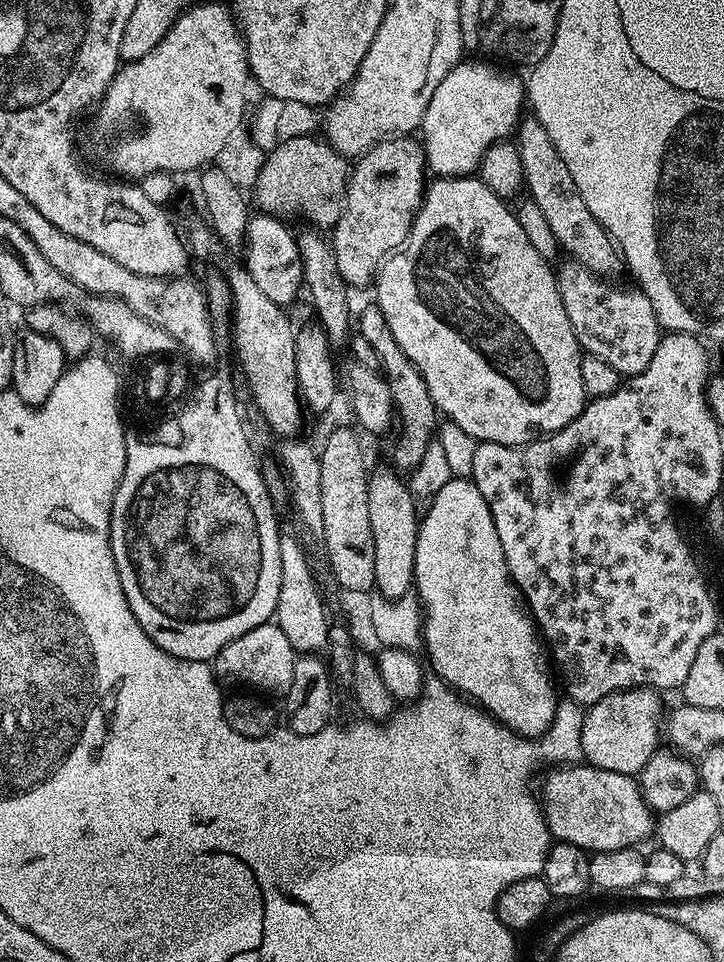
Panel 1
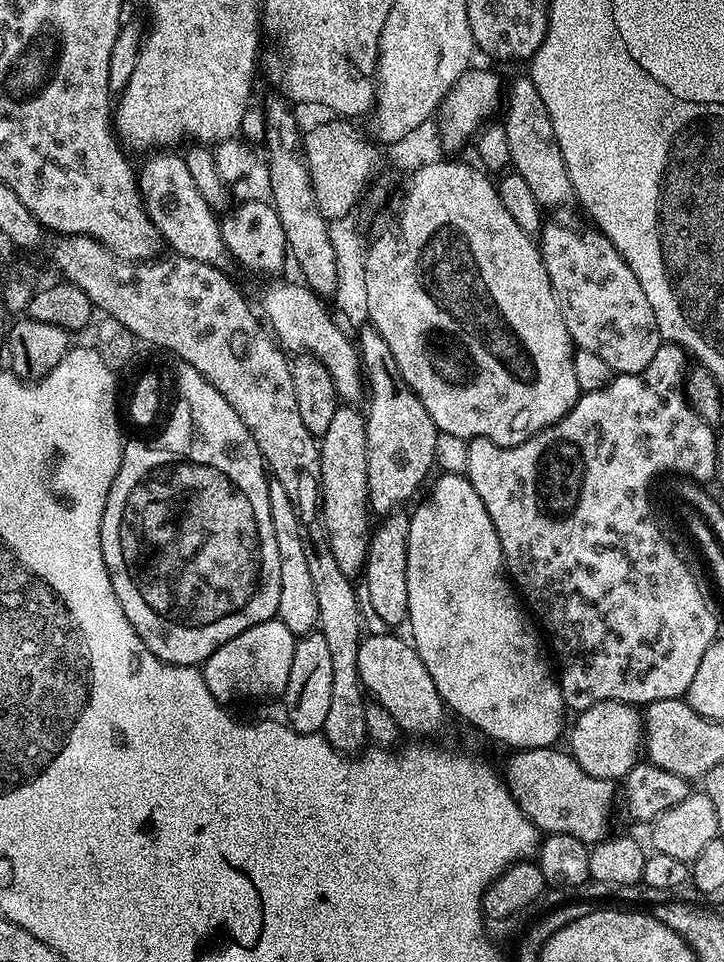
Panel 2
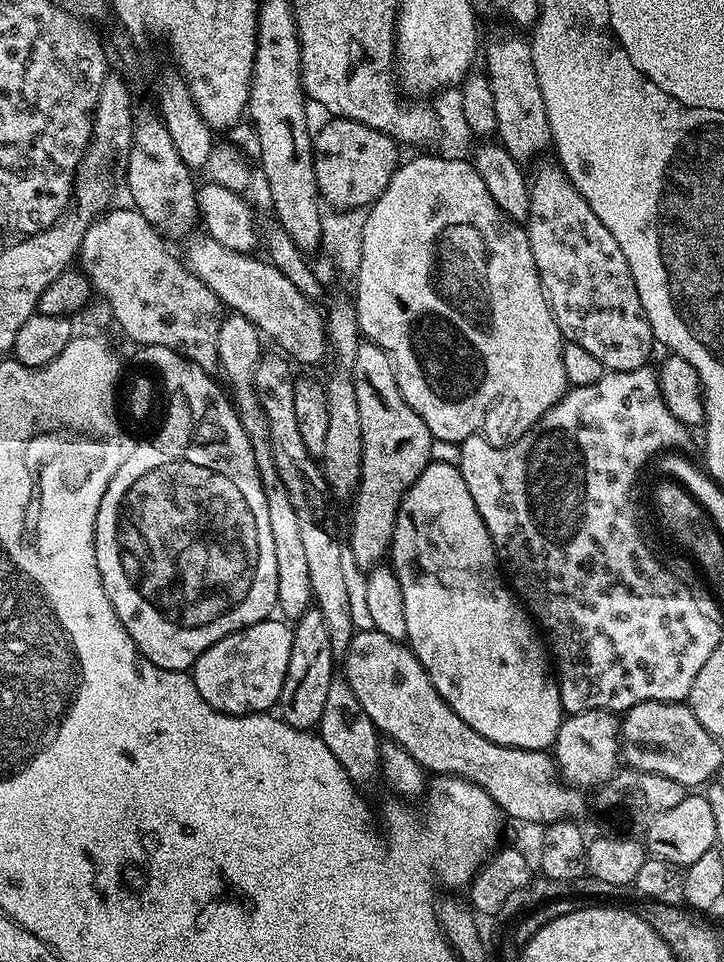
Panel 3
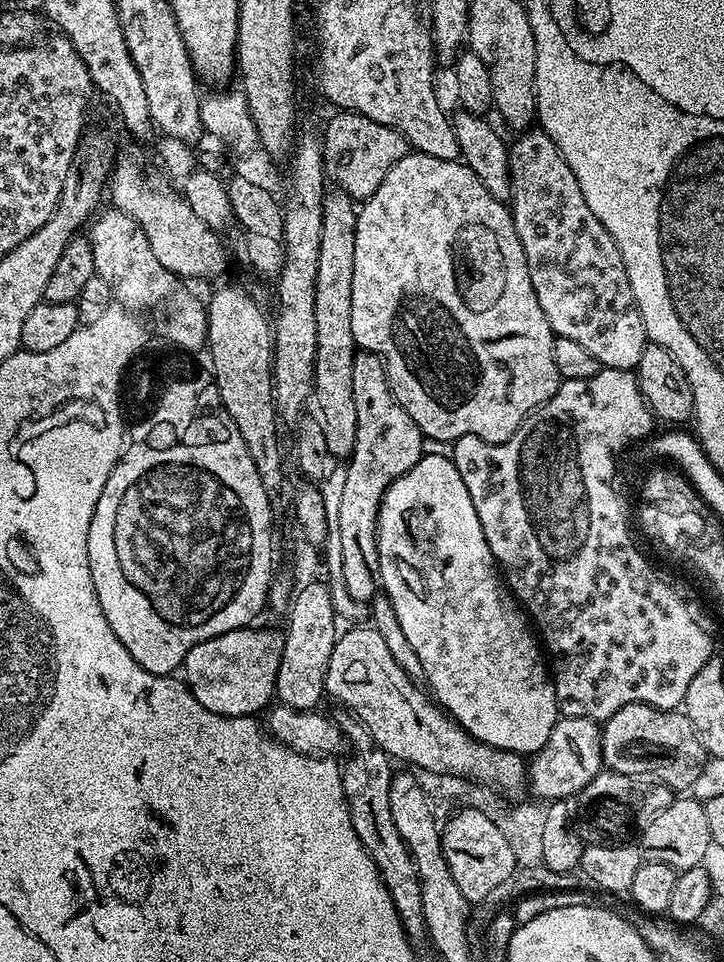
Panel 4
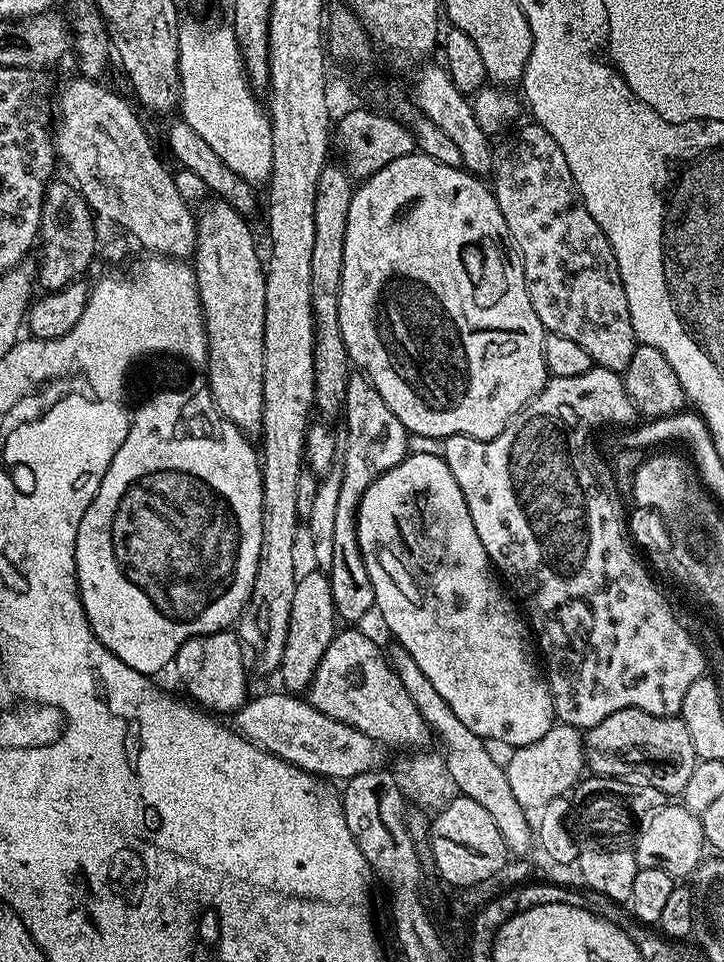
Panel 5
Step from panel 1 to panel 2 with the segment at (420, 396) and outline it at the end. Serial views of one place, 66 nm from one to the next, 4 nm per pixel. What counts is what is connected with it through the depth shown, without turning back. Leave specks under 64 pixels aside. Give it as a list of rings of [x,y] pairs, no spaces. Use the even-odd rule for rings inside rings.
[[[371,326],[359,329],[358,351],[360,366],[366,381],[366,466],[368,467],[368,507],[373,513],[387,514],[401,507],[403,500],[408,500],[420,488],[420,483],[428,476],[432,463],[436,460],[436,439],[438,433],[434,426],[434,418],[426,414],[426,406],[408,388],[408,383],[398,370],[398,362],[394,362],[394,354],[390,354],[390,346],[386,346],[386,338],[378,334]]]

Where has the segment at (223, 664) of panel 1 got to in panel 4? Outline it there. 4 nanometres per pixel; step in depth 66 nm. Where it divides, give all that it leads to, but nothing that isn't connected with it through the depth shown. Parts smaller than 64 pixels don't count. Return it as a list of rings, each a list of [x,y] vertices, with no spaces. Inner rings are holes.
[[[256,627],[206,638],[206,642],[198,642],[186,654],[182,679],[206,710],[223,716],[256,716],[273,703],[284,637],[279,631]]]

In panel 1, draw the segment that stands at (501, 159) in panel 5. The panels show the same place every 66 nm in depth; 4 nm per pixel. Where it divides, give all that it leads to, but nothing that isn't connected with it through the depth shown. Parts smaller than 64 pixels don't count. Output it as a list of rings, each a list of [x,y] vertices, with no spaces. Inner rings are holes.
[[[568,263],[564,269],[559,269],[556,285],[566,306],[566,318],[570,318],[570,326],[574,326],[581,349],[614,366],[621,377],[642,374],[642,370],[650,366],[650,358],[654,358],[654,350],[658,350],[662,335],[650,298],[646,298],[639,287],[619,288],[616,282],[597,276],[580,263]]]

